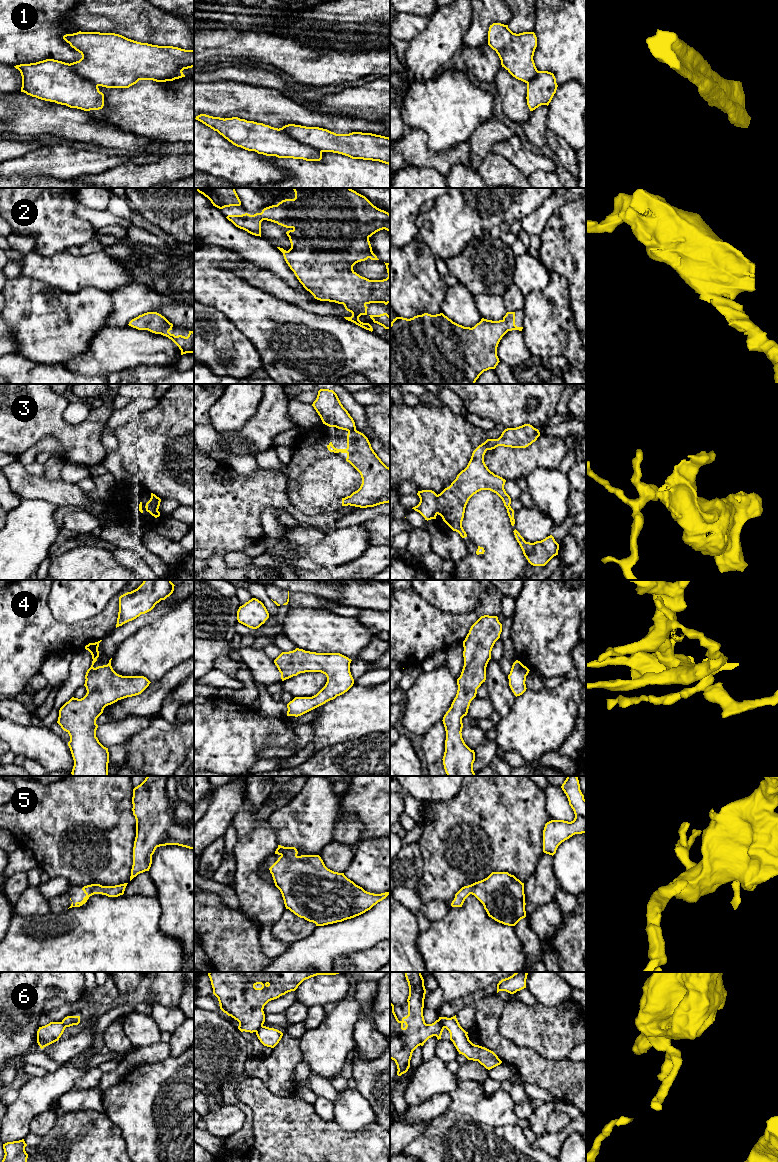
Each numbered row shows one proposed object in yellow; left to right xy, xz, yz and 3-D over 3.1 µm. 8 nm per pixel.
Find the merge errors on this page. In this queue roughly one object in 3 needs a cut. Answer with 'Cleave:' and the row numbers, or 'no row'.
Cleave: 1, 3, 6

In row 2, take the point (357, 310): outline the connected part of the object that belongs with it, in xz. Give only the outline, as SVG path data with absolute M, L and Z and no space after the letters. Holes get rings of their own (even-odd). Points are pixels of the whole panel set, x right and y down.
M293 188L293 190L295 192L294 199L282 200L277 205L264 208L261 213L228 215L226 218L236 227L260 237L263 220L289 228L290 230L286 234L289 237L291 248L288 251L277 248L283 253L286 263L299 282L315 299L343 304L345 309L352 313L351 317L344 317L346 320L372 332L372 326L369 323L361 322L359 317L367 315L367 304L384 303L387 305L390 303L390 263L384 262L388 277L383 280L369 280L362 277L353 270L353 266L368 258L379 260L372 251L369 238L383 229L390 232L390 214L377 208L365 196L351 188Z

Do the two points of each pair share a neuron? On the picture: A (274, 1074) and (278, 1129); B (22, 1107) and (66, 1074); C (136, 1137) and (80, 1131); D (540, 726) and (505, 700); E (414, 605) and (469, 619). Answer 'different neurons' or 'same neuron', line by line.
A: different neurons
B: same neuron
C: different neurons
D: different neurons
E: same neuron

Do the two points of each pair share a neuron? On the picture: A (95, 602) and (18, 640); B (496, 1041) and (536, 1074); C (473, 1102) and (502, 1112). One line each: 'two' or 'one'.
A: two
B: one
C: one

